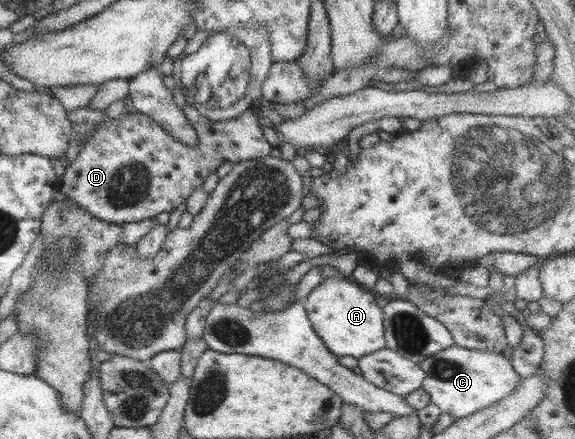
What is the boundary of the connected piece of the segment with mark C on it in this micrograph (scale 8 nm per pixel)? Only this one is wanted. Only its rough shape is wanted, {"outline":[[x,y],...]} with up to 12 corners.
{"outline":[[453,345],[418,364],[422,389],[457,418],[523,379],[508,352]]}

